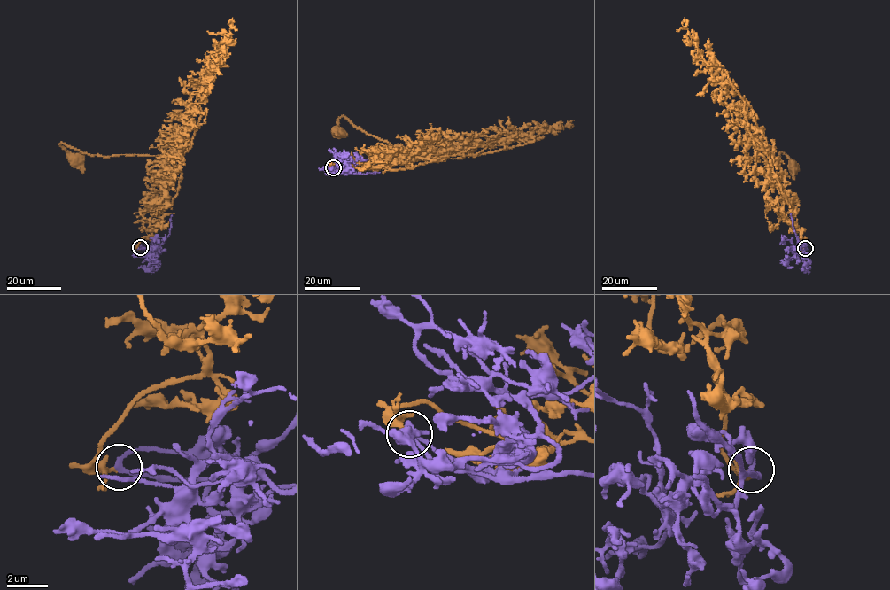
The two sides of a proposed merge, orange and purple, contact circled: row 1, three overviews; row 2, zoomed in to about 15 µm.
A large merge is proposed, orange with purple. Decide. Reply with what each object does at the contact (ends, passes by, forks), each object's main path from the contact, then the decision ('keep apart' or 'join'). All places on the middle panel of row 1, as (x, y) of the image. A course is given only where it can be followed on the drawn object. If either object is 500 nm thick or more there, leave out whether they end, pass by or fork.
orange forks | purple passes by | orange via (332, 166), (351, 169), (352, 159), (383, 166), (383, 159), (414, 159), (344, 117), (335, 130) | purple via (333, 167), (338, 172), (346, 173), (345, 165), (334, 154), (342, 154), (343, 151), (346, 156), (349, 153) | join

